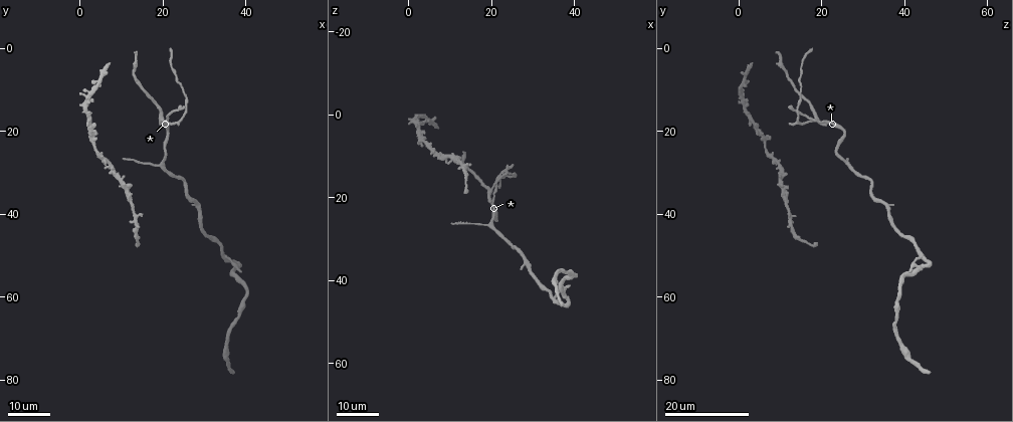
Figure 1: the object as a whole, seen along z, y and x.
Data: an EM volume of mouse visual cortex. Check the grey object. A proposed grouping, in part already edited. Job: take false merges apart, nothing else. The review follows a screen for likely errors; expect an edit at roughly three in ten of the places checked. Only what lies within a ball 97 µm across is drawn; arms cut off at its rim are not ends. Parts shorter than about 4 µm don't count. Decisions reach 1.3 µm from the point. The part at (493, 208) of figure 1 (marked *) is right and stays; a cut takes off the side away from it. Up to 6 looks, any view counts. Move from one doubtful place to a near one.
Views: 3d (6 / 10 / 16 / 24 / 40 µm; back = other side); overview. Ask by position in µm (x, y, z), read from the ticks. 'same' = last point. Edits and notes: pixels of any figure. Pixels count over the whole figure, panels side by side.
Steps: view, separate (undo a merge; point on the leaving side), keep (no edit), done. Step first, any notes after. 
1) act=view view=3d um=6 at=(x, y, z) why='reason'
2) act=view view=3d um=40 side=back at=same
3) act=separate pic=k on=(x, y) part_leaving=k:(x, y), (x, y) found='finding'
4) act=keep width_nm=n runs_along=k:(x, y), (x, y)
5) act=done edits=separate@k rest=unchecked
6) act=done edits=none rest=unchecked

act=view view=3d um=24 at=(20.5, 18.0, 21.0) why='small branch off a trunk'

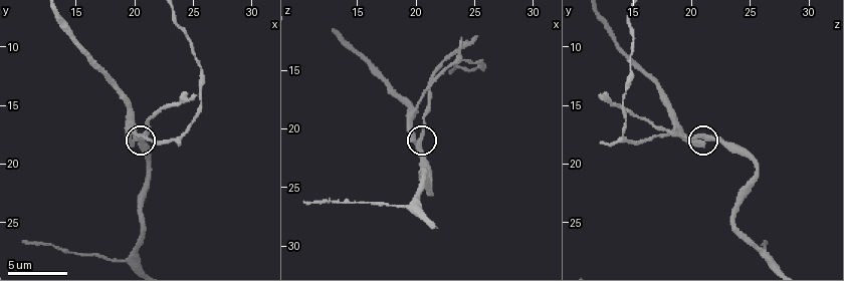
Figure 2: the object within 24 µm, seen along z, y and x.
act=view view=3d um=6 at=(20.2, 17.8, 20.8)

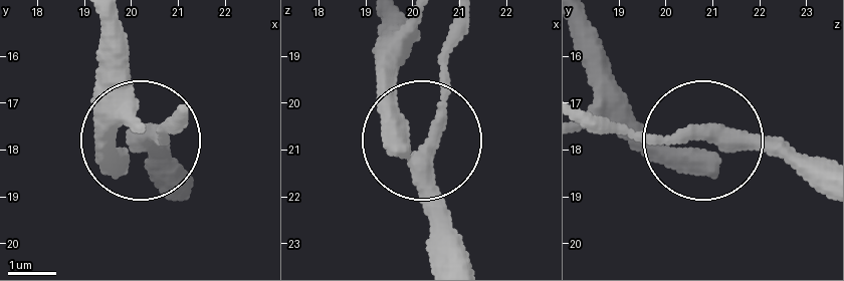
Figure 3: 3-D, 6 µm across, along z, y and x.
act=separate pic=3 on=(169, 136) side_arm_um=12 part_leaving=3:(427, 146), (455, 17) found='two neurons meet here'

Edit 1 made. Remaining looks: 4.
act=view view=overview

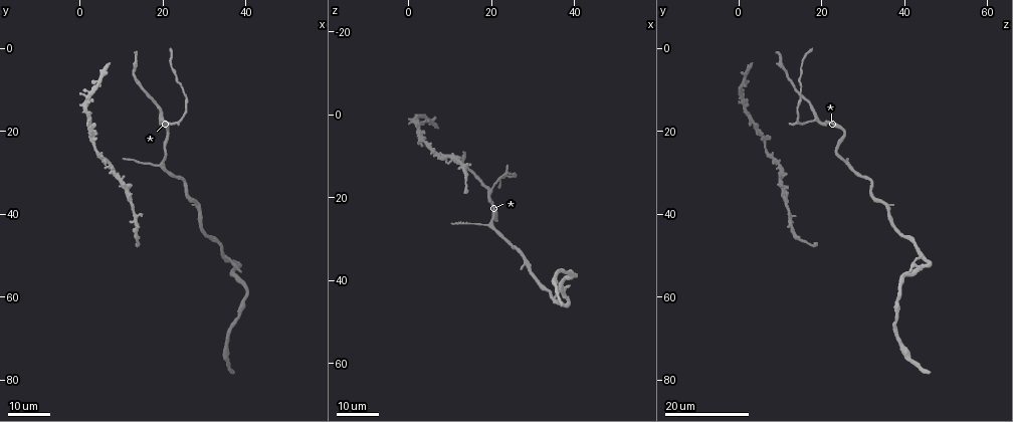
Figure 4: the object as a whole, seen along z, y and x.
act=view view=3d um=16 at=(23.5, 17.0, 14.5) why='thick turns thin'

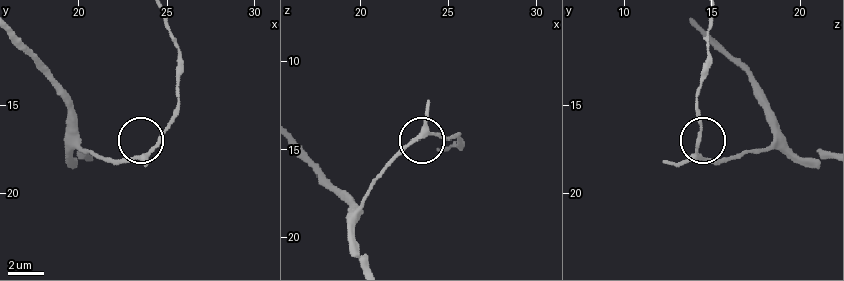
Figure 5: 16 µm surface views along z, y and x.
act=view view=3d um=6 at=(24.0, 17.7, 14.2)

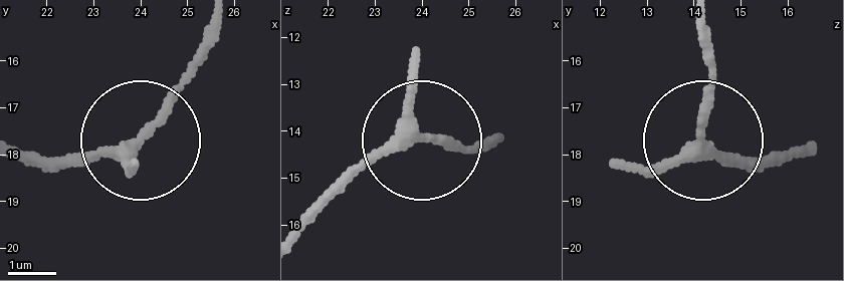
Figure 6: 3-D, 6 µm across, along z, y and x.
act=keep width_nm=220 runs_along=6:(304, 231), (365, 171), (425, 134), (492, 147) found='all the same neuron'

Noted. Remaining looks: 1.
act=view view=3d um=16 at=(19.2, 28.2, 26.6)

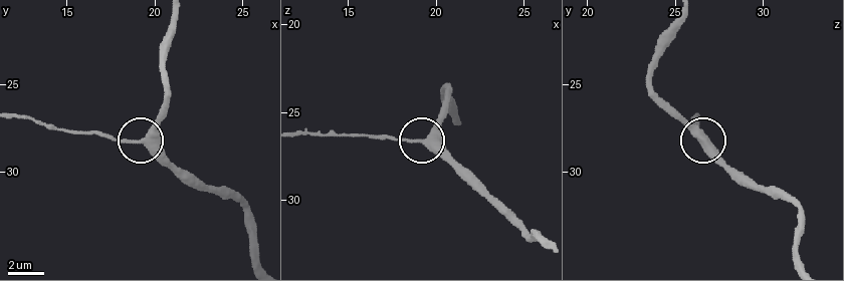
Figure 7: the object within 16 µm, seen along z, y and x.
act=keep side_arm_um=9 found='one neuron here'

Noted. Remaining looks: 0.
act=done edits=separate@3 rest=unchecked

